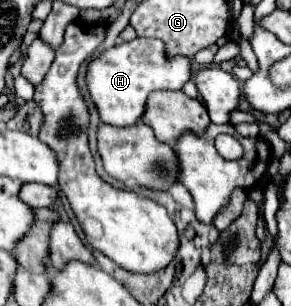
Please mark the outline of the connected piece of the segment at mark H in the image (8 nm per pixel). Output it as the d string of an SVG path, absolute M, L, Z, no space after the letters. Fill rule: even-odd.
M133 39L115 45L91 61L87 71L87 87L99 109L101 121L117 127L131 127L141 121L147 97L153 91L181 91L191 79L191 61L187 57L167 57L159 39Z

